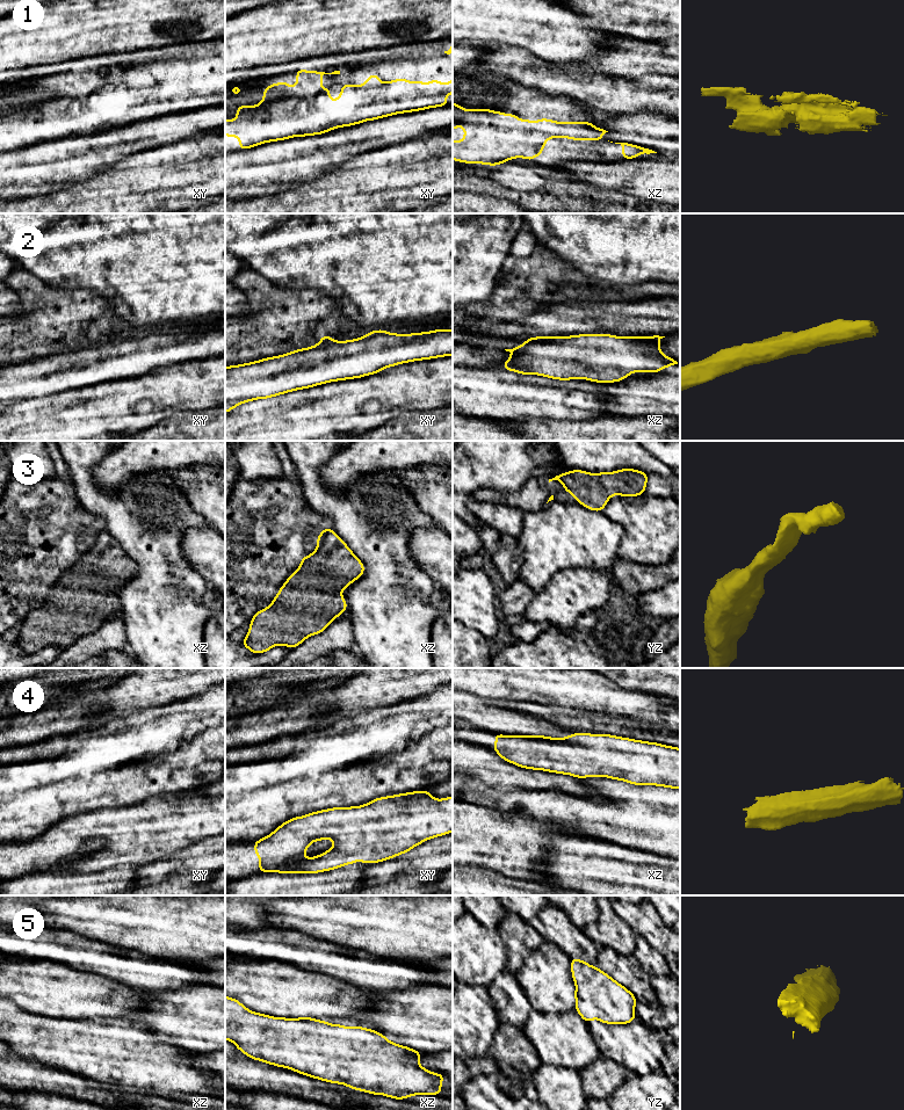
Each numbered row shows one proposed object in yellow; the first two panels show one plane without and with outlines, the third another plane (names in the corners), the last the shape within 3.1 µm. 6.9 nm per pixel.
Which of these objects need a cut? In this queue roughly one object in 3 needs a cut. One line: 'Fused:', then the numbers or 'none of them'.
Fused: 5

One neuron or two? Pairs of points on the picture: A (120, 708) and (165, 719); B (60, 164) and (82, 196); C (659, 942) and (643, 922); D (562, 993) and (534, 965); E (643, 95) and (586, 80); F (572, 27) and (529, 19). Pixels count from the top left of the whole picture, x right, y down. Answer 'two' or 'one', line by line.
A: two
B: two
C: one
D: one
E: one
F: one

